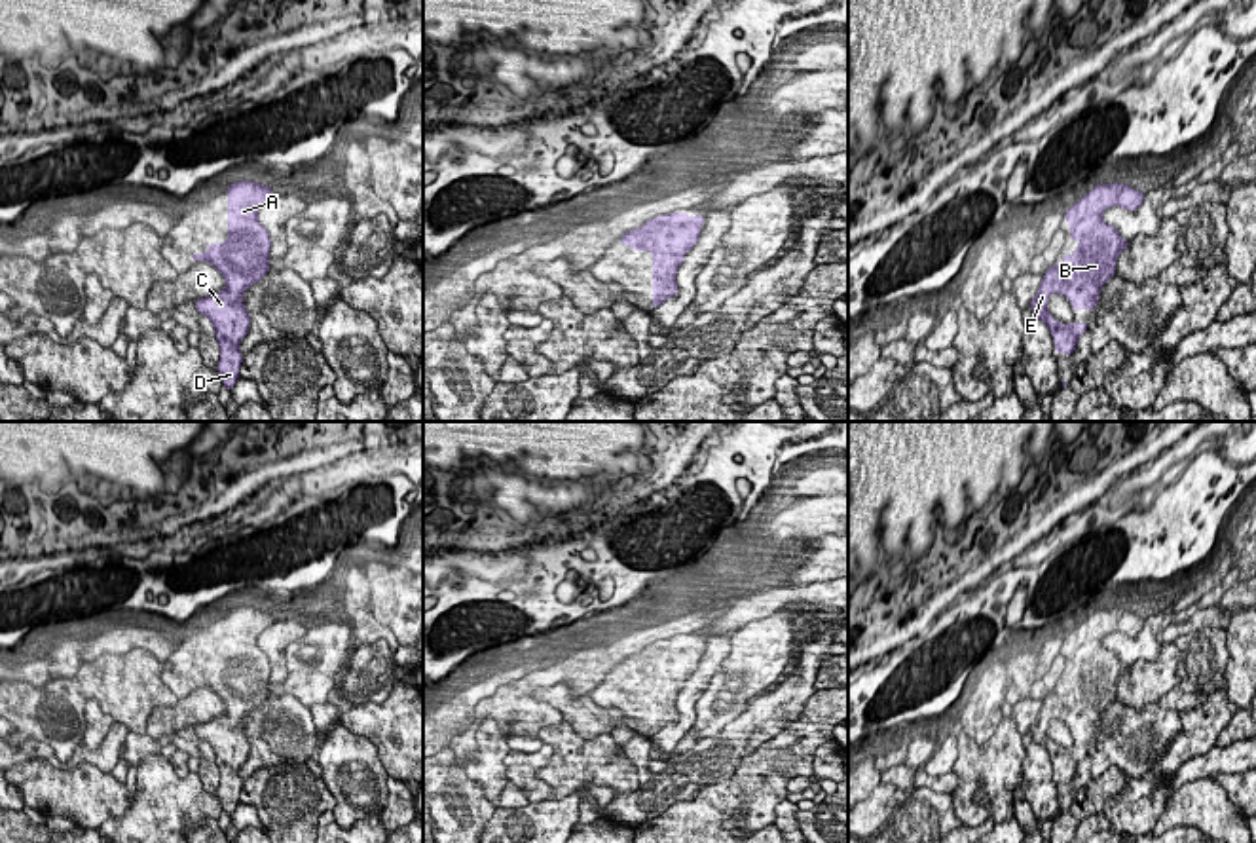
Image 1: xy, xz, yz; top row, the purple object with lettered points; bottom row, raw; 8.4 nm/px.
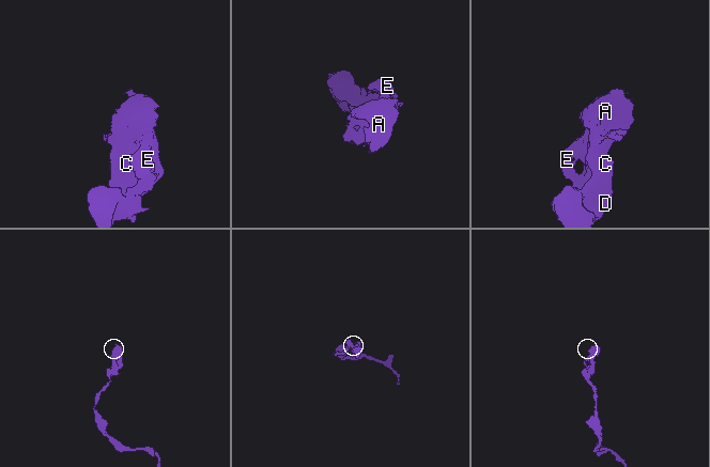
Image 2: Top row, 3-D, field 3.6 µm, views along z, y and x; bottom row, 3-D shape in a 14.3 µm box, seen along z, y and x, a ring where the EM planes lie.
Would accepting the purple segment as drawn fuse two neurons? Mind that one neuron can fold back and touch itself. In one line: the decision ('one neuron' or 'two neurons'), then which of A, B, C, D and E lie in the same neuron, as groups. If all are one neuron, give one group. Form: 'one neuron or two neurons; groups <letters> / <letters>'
one neuron; groups A B C D E

